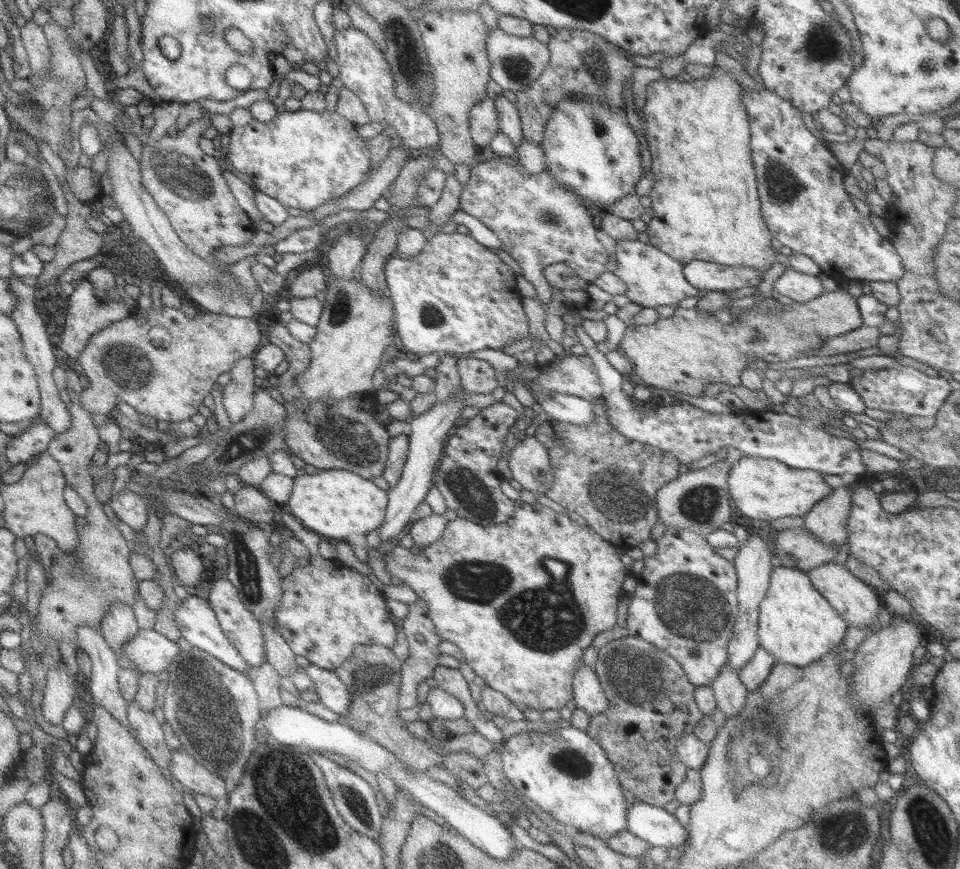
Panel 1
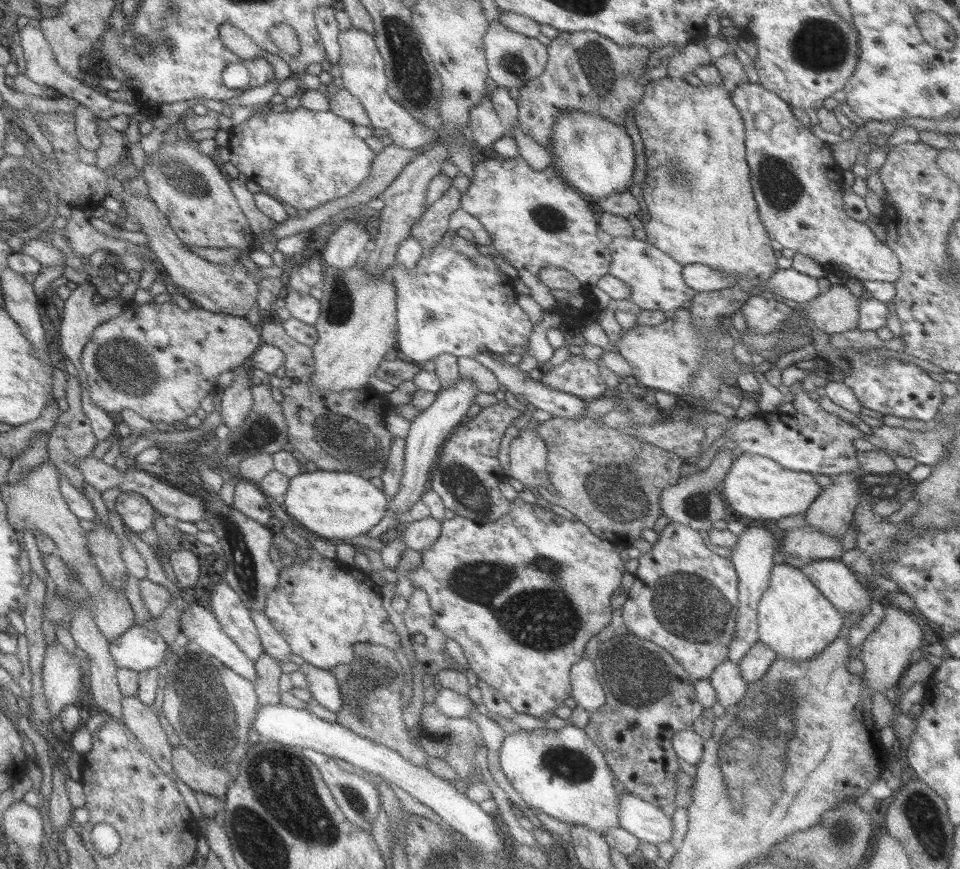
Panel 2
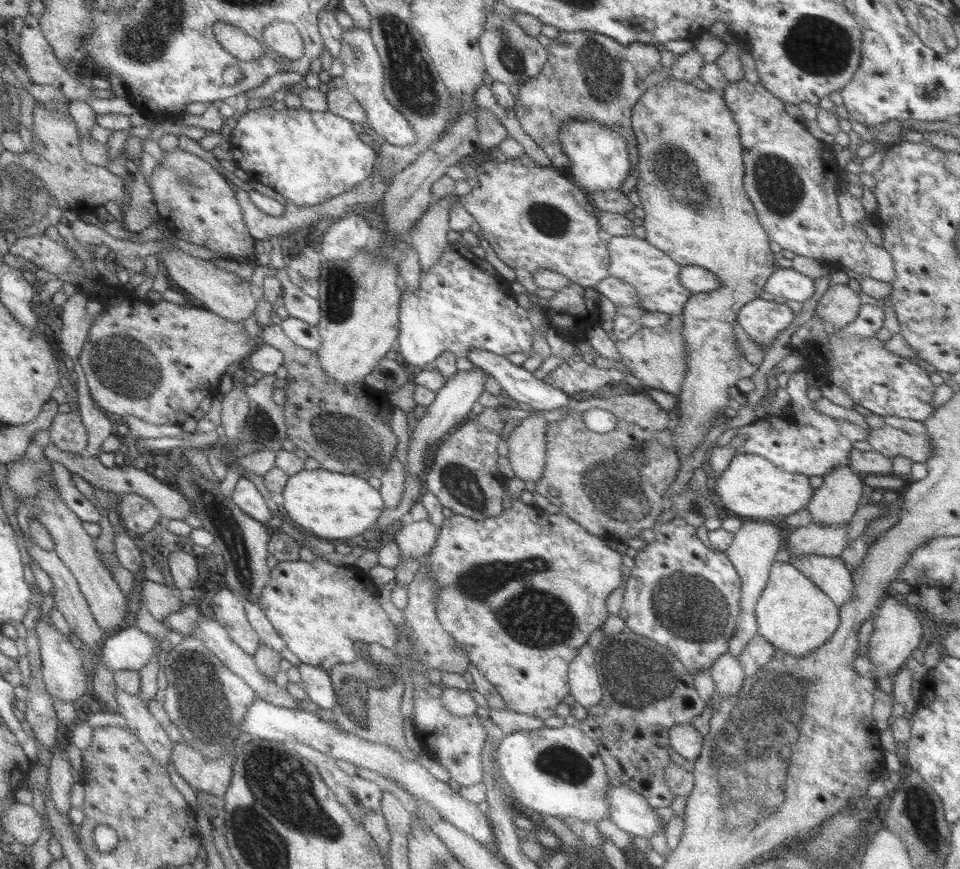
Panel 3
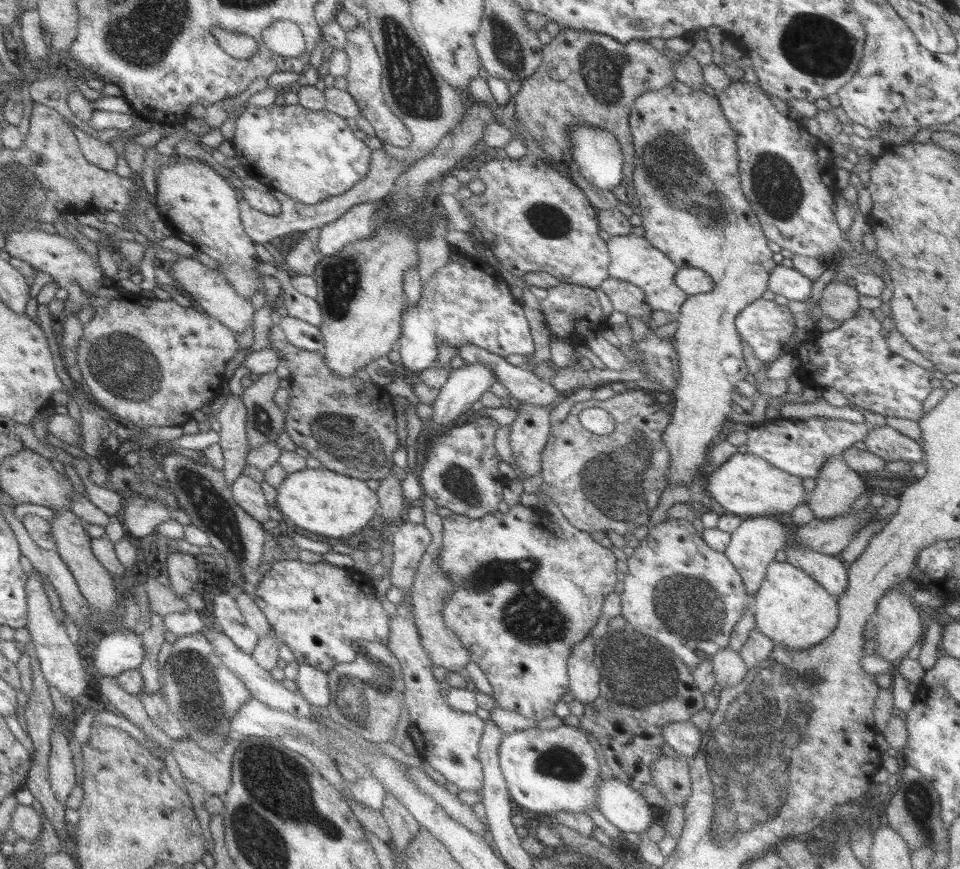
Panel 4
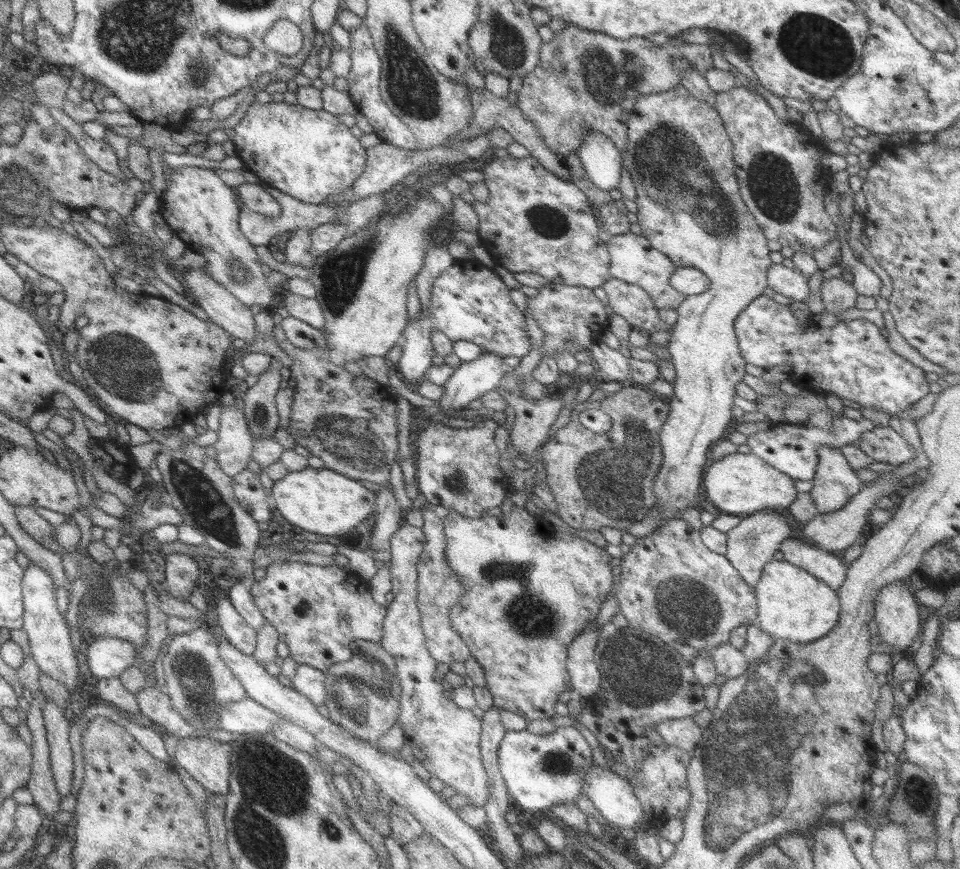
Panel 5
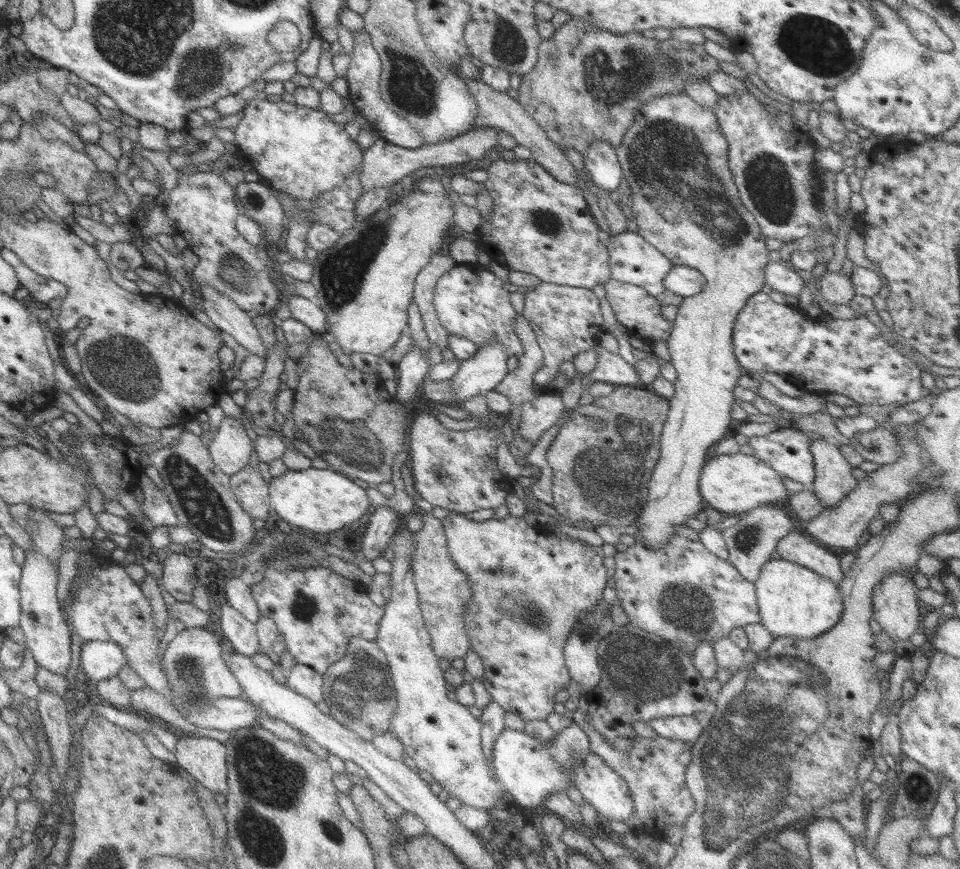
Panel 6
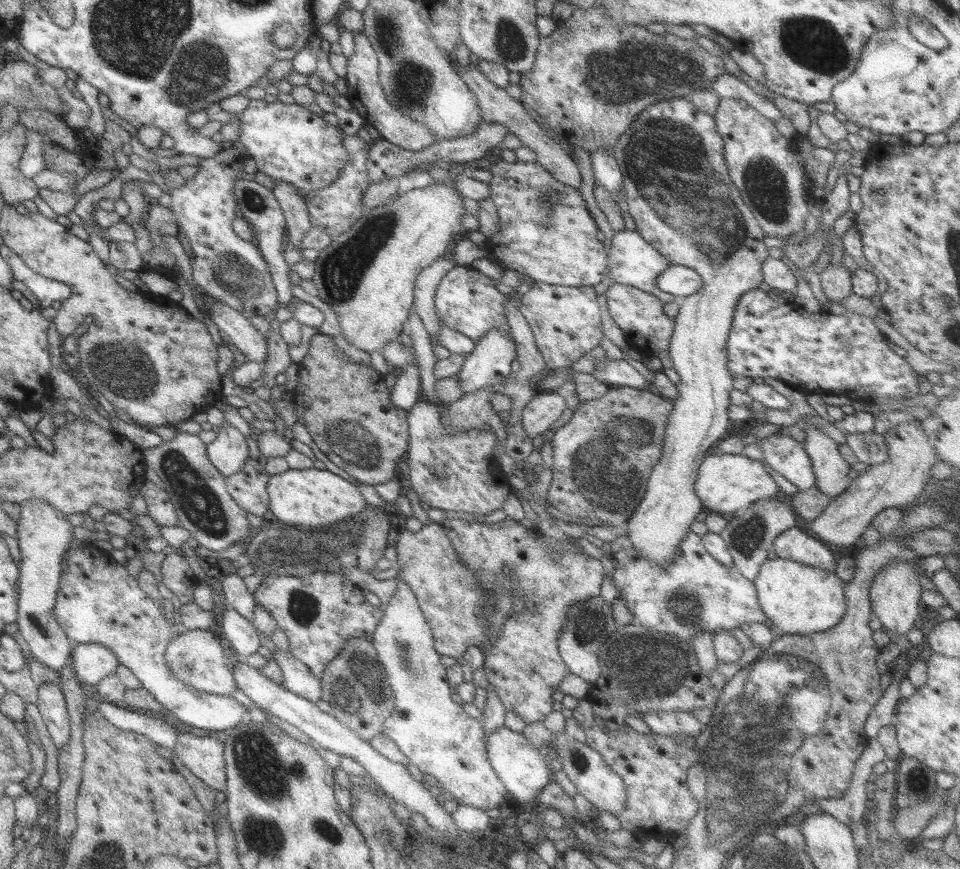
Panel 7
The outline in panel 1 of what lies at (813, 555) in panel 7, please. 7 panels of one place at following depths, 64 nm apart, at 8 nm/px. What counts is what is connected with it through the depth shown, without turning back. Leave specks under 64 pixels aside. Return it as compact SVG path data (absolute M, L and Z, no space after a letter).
M828 562L808 570L805 574L815 590L818 590L819 594L822 594L822 597L829 603L829 606L839 613L847 627L870 628L869 633L880 628L877 626L877 614L879 614L877 596L871 590L871 586L851 575L844 566L841 567L835 562Z

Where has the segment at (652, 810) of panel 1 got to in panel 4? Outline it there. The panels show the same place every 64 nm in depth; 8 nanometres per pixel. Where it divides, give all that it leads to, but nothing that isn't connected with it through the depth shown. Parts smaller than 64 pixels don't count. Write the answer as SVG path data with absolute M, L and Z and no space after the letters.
M599 778L595 800L596 810L621 833L646 833L654 822L651 806L635 790L617 779Z

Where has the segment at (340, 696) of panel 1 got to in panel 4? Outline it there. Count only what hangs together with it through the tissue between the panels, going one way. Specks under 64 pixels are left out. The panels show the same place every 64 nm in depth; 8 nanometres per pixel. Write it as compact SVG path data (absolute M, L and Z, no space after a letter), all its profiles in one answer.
M298 665L297 677L293 680L299 694L309 705L327 706L330 704L330 690L326 671L309 665Z

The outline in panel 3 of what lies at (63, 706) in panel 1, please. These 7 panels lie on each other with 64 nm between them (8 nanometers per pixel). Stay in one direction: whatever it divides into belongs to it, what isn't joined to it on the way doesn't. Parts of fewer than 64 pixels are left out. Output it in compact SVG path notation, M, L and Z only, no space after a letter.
M41 614L35 625L35 632L39 641L42 681L52 701L61 700L72 703L75 698L87 693L89 690L89 679L83 671L77 648L74 648L61 633L57 633L51 623L49 625L43 623Z

